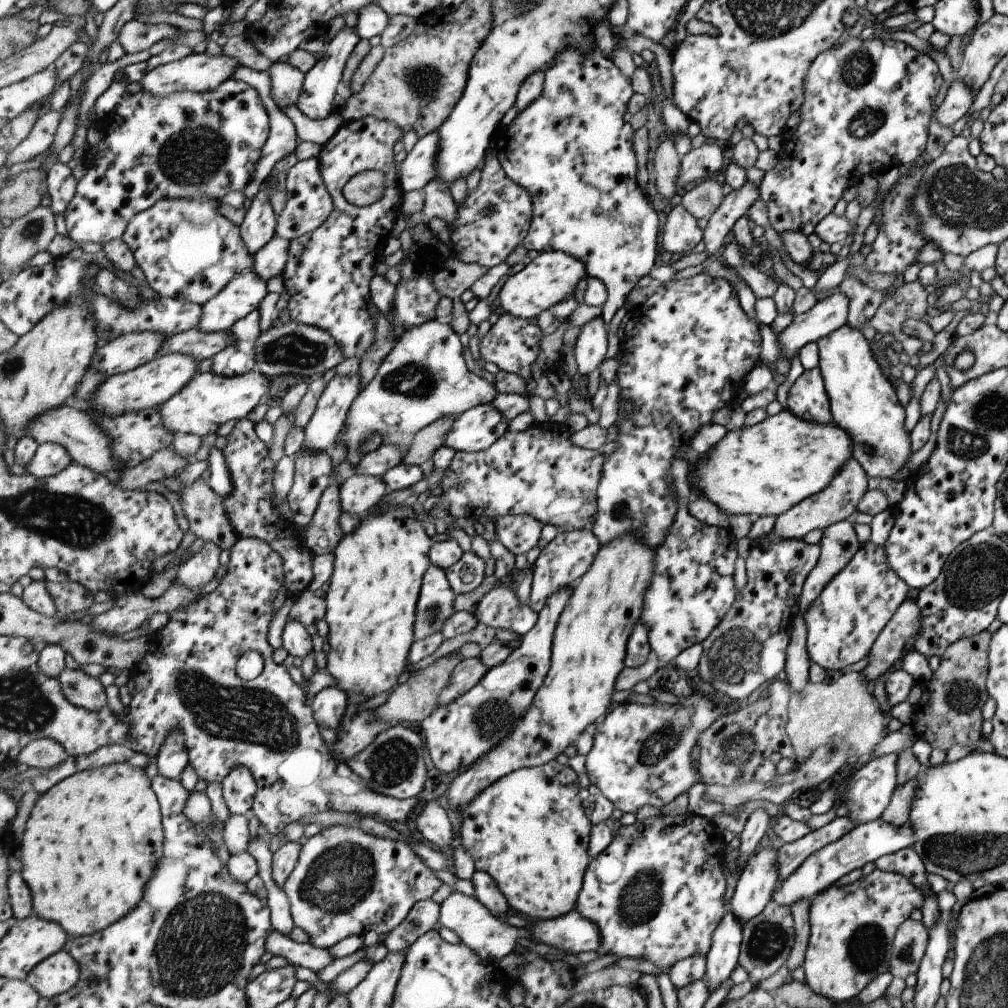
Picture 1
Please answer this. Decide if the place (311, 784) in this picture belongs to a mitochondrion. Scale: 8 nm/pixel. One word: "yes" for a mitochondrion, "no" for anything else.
no

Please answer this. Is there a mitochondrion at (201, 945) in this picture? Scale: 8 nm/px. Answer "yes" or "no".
yes

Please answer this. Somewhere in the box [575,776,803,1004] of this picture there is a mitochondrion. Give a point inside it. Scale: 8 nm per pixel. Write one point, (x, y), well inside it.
(642, 894)

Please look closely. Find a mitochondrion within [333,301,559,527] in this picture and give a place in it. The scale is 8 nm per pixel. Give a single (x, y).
(412, 380)

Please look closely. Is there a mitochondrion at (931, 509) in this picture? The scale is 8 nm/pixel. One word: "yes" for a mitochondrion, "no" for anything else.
no

